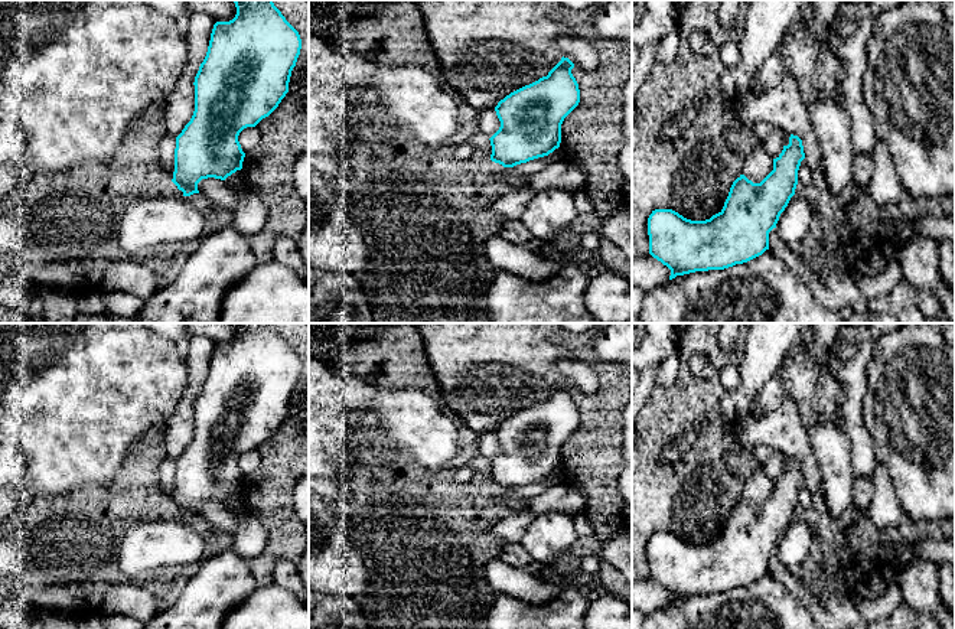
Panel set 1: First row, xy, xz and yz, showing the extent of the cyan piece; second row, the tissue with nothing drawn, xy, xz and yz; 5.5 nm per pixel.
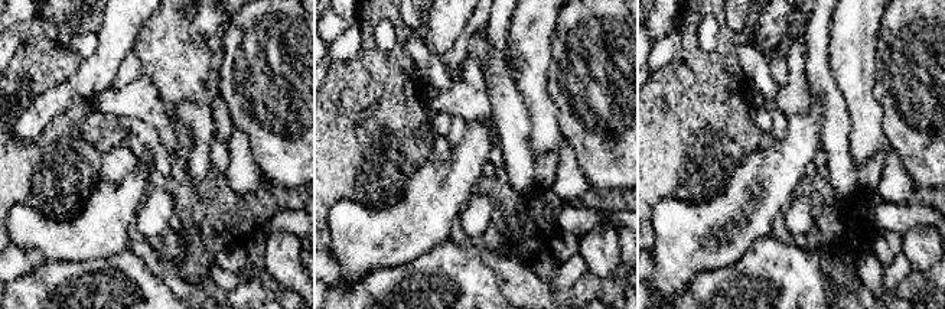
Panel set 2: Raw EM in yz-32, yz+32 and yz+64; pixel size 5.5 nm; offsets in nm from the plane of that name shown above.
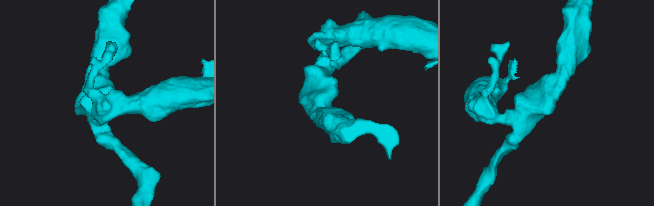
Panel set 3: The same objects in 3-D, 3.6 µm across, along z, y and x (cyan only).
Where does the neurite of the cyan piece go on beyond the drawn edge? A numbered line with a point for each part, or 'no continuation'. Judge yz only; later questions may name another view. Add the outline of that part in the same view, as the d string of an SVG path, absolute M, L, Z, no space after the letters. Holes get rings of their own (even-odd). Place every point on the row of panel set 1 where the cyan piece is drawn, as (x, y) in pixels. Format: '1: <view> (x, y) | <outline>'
no continuation

